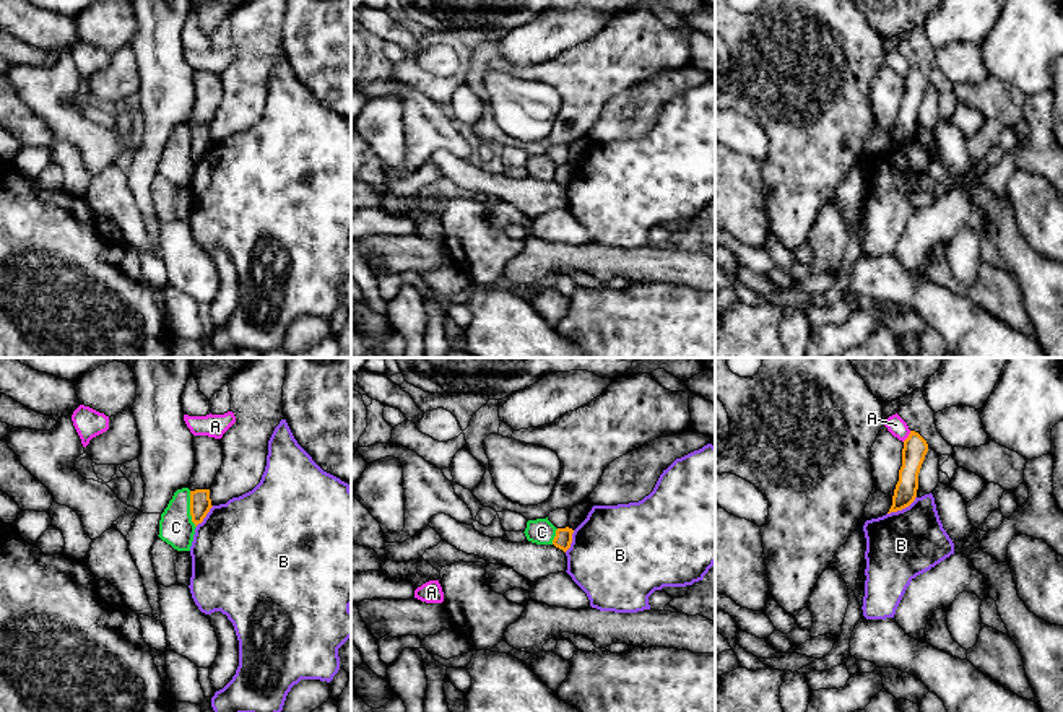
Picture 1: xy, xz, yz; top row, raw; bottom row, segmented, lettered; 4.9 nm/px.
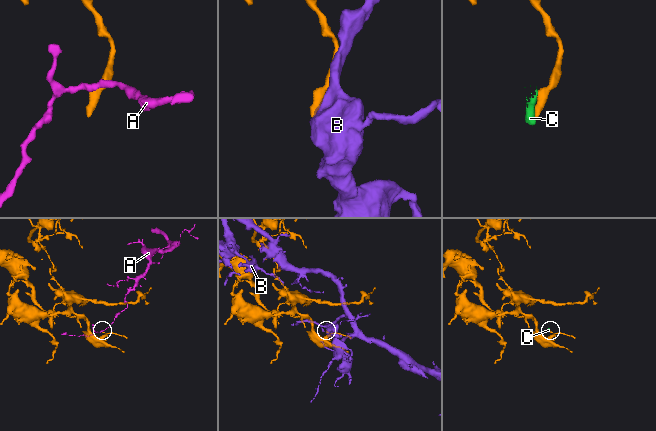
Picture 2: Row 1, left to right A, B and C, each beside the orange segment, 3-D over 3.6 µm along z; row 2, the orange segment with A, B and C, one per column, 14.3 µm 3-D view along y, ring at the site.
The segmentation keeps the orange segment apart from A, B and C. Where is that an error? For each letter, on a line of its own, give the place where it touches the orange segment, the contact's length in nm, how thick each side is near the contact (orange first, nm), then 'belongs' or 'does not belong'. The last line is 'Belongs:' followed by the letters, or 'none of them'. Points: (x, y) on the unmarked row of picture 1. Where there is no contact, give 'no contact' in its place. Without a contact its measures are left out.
A: meets orange in yz at (909, 72); contact 70 nm long; 120 nm thick on the orange side, 90 nm on the other; does not belong
B: meets orange in yz at (902, 143); contact 170 nm long; 110 nm thick on the orange side, 340 nm on the other; does not belong
C: meets orange in xy at (190, 145); contact 190 nm long; 110 nm thick on the orange side, 170 nm on the other; does not belong
Belongs: none of them

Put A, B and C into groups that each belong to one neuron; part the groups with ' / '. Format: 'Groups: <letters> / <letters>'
Groups: A / B / C

